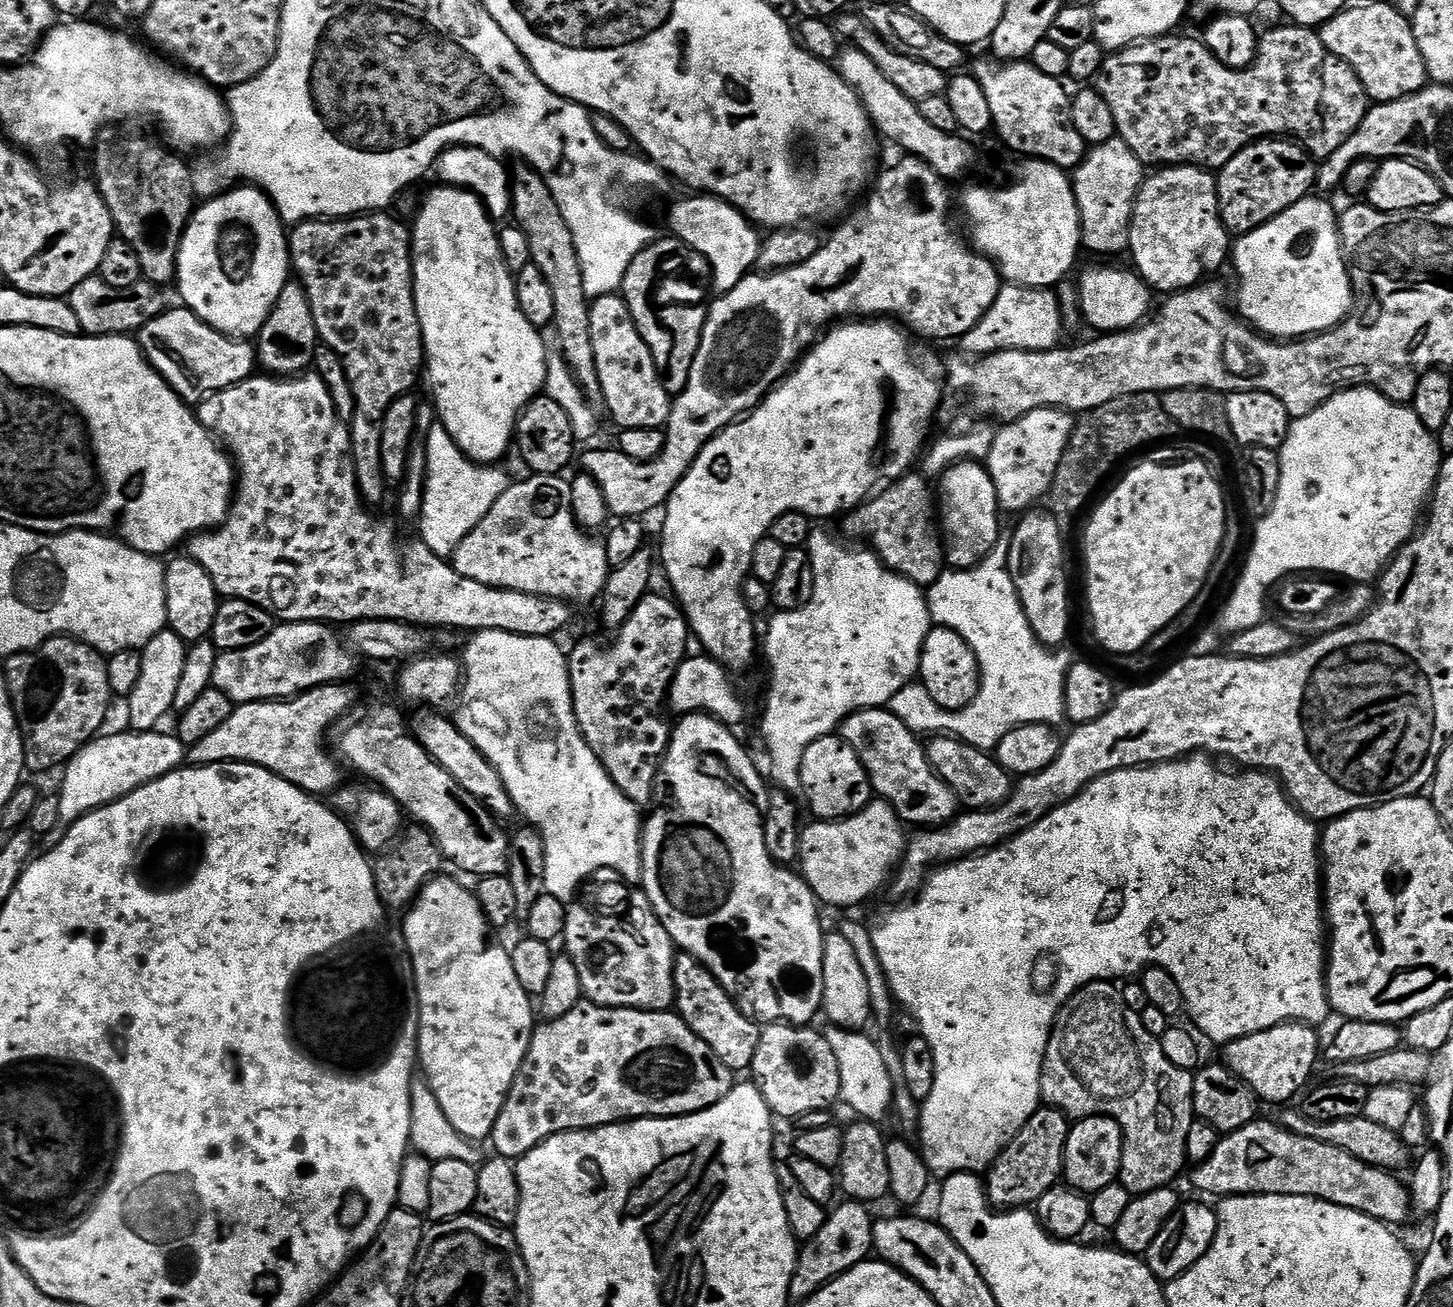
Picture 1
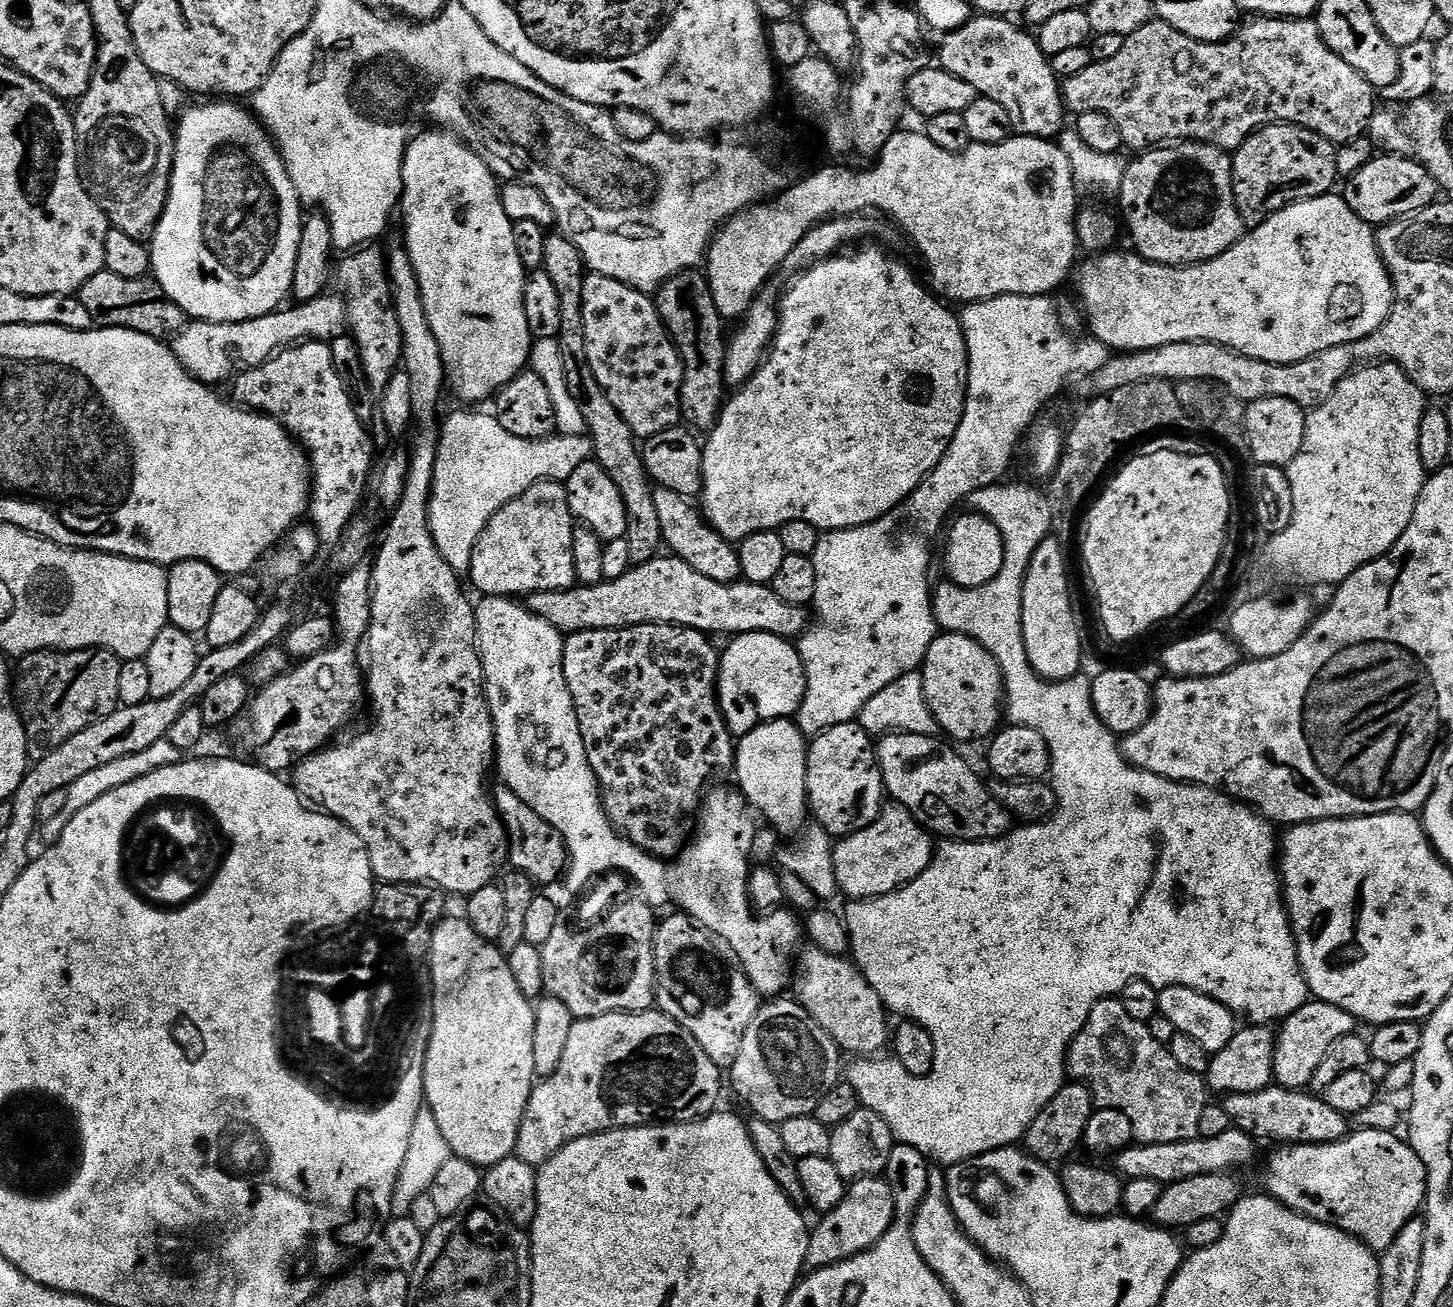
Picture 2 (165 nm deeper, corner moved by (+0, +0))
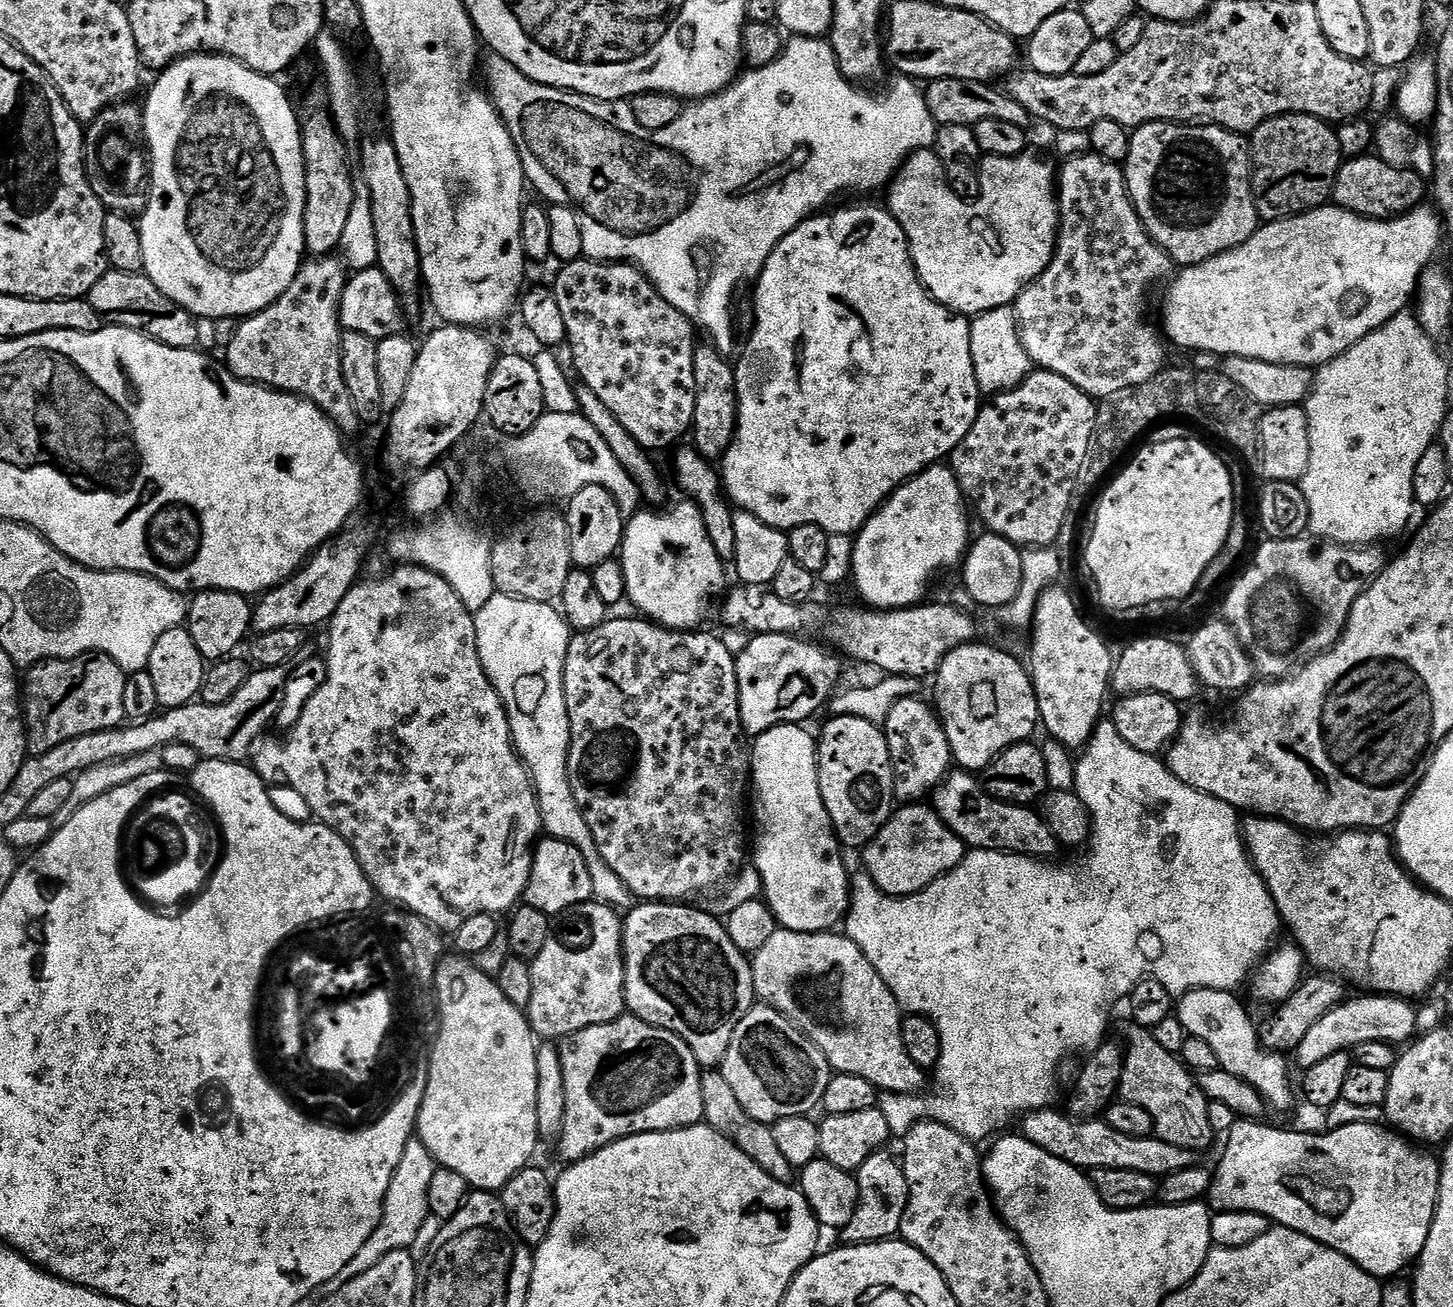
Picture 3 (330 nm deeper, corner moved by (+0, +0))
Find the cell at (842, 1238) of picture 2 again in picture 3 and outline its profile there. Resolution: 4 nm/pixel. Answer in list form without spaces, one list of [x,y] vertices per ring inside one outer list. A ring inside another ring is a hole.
[[[888,1150],[875,1152],[866,1162],[862,1162],[859,1172],[855,1173],[858,1182],[859,1198],[851,1218],[839,1229],[845,1245],[876,1244],[880,1240],[893,1239],[899,1233],[902,1214],[908,1201],[908,1179],[904,1173],[901,1161],[896,1160]]]

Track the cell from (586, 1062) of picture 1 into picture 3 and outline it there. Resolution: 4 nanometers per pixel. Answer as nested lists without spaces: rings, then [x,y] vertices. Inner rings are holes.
[[[625,1014],[619,1020],[611,1020],[608,1024],[595,1024],[586,1030],[576,1032],[559,1045],[559,1050],[562,1058],[562,1078],[566,1078],[566,1118],[562,1122],[562,1130],[558,1141],[560,1156],[564,1159],[564,1162],[575,1162],[586,1158],[590,1153],[610,1146],[627,1136],[637,1136],[647,1132],[669,1132],[675,1128],[689,1128],[701,1123],[704,1119],[700,1063],[694,1058],[690,1046],[686,1046],[686,1042],[682,1042],[682,1038],[678,1038],[678,1034],[674,1034],[670,1030],[662,1030],[658,1026],[647,1024],[645,1020],[640,1020],[637,1016]]]

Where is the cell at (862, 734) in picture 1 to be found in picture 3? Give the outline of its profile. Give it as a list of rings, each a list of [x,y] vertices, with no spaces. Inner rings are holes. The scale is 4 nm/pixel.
[[[949,771],[940,787],[932,793],[930,804],[945,826],[954,830],[954,834],[958,834],[958,838],[969,849],[1010,852],[1045,862],[1059,857],[1056,855],[1062,852],[1060,839],[1054,830],[1050,830],[1047,819],[1035,807],[1007,804],[994,799],[973,773]]]

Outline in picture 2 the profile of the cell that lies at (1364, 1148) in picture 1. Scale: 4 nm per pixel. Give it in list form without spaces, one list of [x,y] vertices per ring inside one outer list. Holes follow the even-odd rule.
[[[1269,1086],[1254,1094],[1224,1096],[1222,1103],[1232,1127],[1257,1142],[1273,1140],[1276,1146],[1333,1144],[1343,1140],[1350,1132],[1349,1117],[1343,1116],[1338,1110],[1330,1110],[1324,1099],[1308,1090]]]

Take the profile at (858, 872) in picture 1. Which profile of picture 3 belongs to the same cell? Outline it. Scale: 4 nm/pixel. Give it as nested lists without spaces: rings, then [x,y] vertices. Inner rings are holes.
[[[917,802],[897,807],[887,822],[880,828],[879,834],[863,849],[864,864],[863,871],[870,874],[870,878],[887,896],[912,896],[915,892],[921,892],[929,888],[938,878],[942,878],[954,866],[964,861],[966,846],[942,822],[942,818],[927,803]]]

